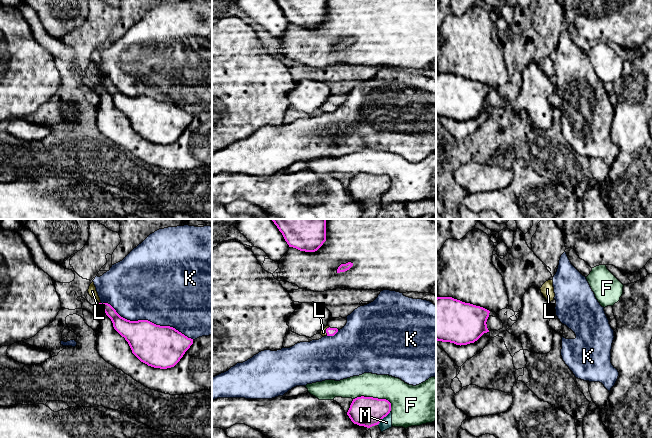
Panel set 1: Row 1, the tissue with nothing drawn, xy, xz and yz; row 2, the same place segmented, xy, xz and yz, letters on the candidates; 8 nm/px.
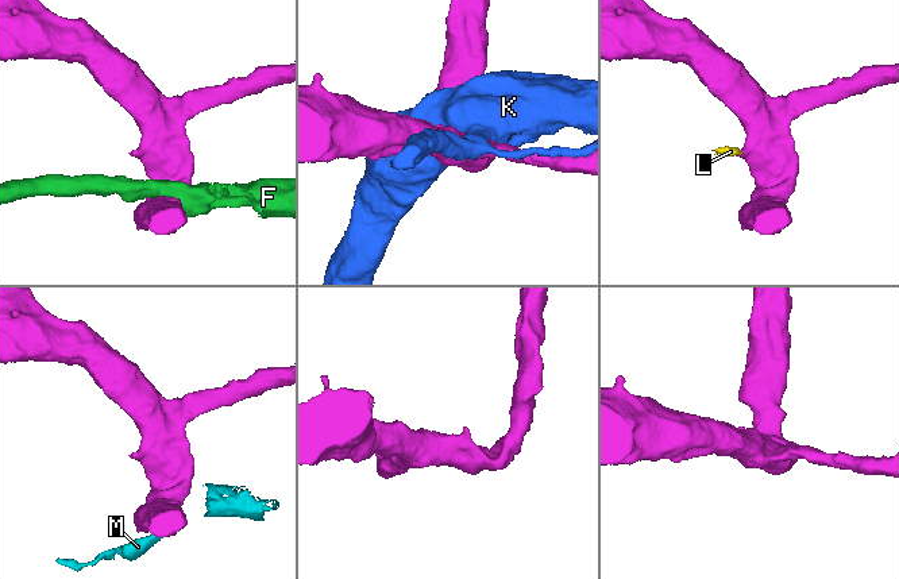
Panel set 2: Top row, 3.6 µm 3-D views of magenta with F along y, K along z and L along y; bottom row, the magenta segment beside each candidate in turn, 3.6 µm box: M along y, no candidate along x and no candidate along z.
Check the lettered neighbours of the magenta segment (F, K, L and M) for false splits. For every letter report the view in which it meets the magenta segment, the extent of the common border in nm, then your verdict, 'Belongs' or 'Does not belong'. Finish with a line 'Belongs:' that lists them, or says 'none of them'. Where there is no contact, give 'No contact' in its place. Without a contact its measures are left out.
F: Touches magenta in xz. Shared border 320 nm. Does not belong
K: Touches magenta in xy. Shared border 800 nm. Does not belong
L: Touches magenta in xz. Shared border 80 nm. Belongs
M: Touches magenta in xz. Shared border 160 nm. Does not belong
Belongs: L

